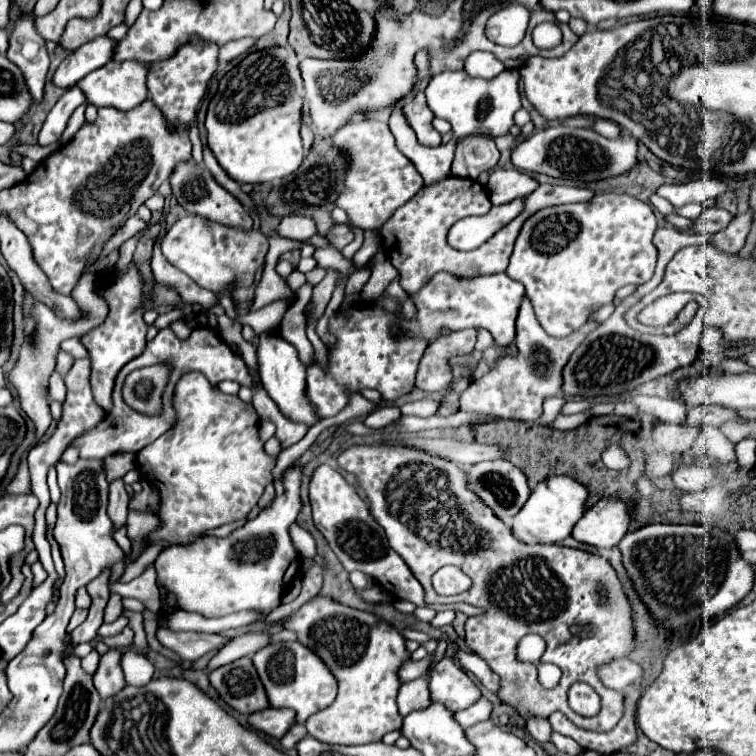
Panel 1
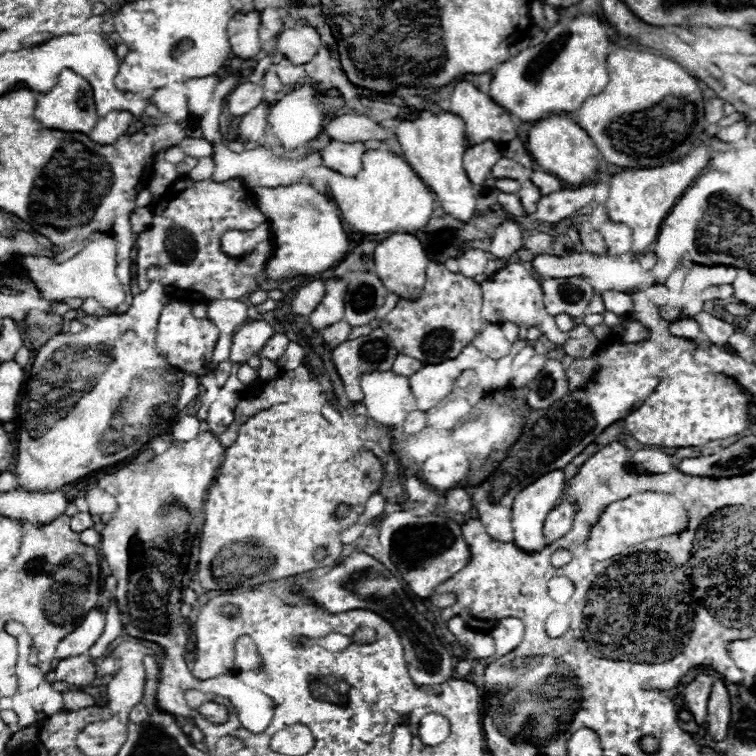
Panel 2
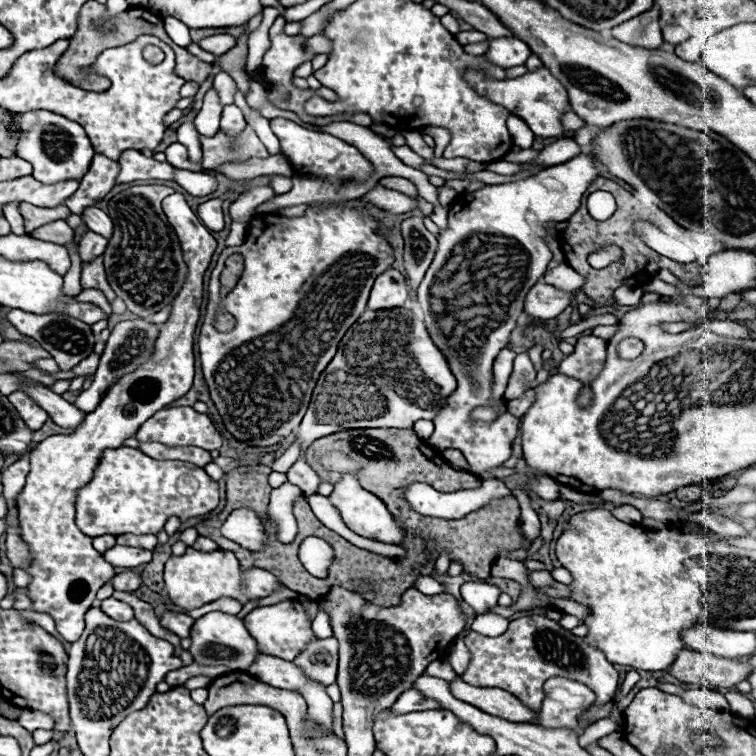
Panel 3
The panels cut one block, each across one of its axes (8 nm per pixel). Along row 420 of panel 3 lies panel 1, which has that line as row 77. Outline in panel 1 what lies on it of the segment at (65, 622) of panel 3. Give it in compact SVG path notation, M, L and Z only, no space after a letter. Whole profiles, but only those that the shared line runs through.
M112 60L106 66L84 76L78 86L94 106L112 106L130 110L148 98L146 66L140 62Z

